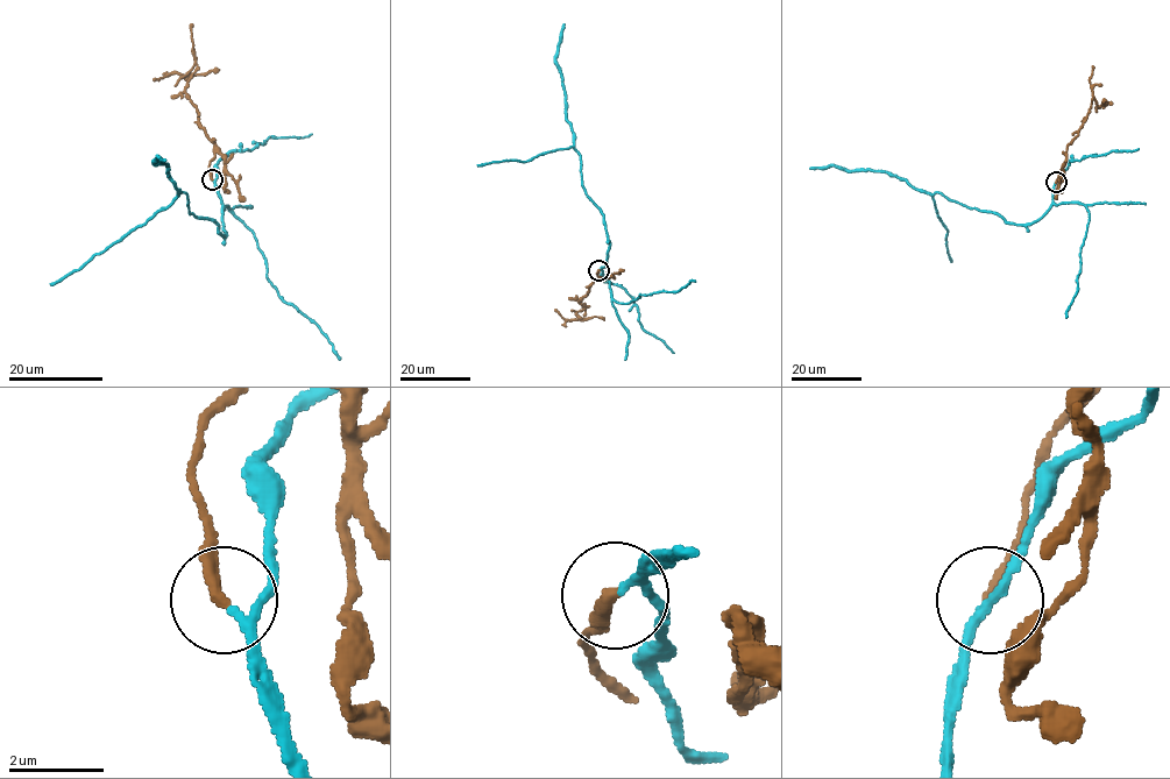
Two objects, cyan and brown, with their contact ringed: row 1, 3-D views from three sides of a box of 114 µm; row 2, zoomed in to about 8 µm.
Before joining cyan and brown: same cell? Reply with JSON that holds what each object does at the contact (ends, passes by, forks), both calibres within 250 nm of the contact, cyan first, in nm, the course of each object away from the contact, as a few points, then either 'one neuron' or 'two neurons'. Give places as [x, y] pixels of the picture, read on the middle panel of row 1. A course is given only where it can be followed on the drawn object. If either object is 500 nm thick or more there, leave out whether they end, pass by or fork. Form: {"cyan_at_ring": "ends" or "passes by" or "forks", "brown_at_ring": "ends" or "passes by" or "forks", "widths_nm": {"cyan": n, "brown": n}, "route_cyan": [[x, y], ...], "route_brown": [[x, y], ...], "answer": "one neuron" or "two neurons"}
{"cyan_at_ring": "passes by", "brown_at_ring": "ends", "widths_nm": {"cyan": 170, "brown": 320}, "route_cyan": [[600, 270], [607, 267], [609, 245], [604, 216], [582, 184], [581, 158], [573, 147], [555, 61], [565, 25]], "route_brown": [[598, 270], [601, 281], [594, 282], [579, 301], [587, 307], [576, 312], [578, 318], [565, 319], [554, 309]], "answer": "two neurons"}

